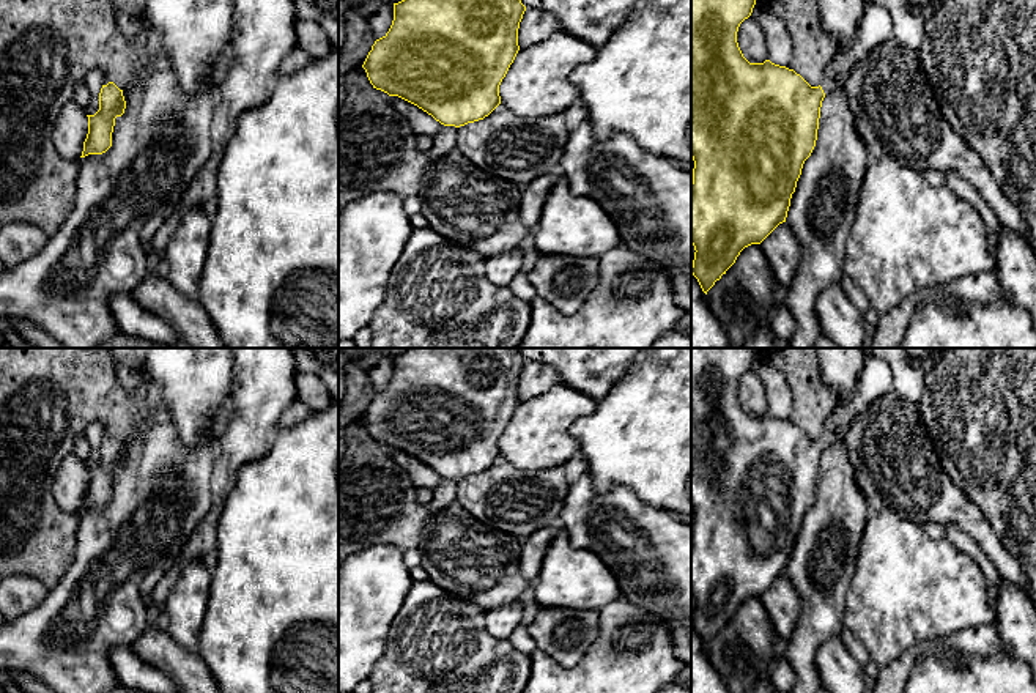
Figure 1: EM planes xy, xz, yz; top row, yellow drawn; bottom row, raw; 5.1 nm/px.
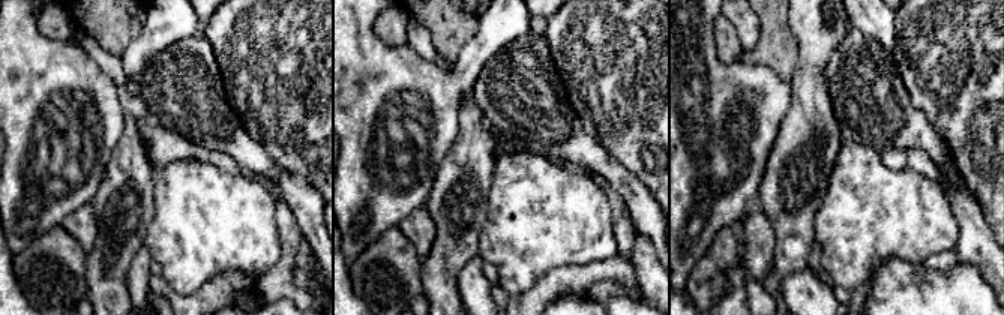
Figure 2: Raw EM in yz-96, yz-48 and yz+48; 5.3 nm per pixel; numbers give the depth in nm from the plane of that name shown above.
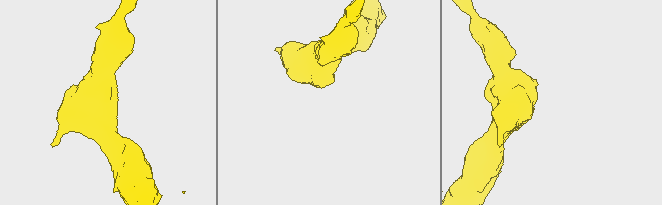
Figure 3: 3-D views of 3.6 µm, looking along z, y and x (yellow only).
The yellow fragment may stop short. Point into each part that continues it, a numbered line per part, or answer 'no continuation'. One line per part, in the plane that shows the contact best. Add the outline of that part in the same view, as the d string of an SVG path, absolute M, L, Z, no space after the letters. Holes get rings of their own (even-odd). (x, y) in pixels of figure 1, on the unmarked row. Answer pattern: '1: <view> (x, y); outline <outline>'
1: yz (874, 380); outline M868 354L860 370L857 389L852 400L841 406L834 406L828 414L825 432L820 436L823 446L831 446L836 441L838 432L844 422L853 421L855 416L869 403L890 391L893 391L890 365L875 356Z

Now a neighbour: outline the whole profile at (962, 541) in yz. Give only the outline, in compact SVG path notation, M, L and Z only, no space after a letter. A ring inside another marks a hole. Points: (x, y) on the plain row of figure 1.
M956 524L945 526L945 537L951 540L959 550L965 551L970 558L973 558L976 564L981 567L989 583L989 597L992 608L993 611L997 611L1000 583L998 570L993 567L993 564L981 550L981 547L959 526Z

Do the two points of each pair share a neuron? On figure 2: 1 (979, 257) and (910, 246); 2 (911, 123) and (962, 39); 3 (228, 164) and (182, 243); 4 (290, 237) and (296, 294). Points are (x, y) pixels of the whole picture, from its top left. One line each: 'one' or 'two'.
1: two
2: two
3: two
4: one

